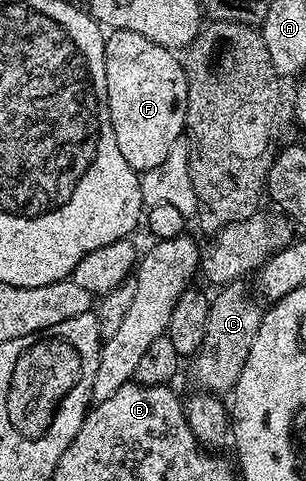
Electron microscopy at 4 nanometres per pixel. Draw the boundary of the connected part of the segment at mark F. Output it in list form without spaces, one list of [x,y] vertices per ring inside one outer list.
[[[110,30],[106,34],[104,48],[104,72],[108,88],[108,108],[112,120],[112,132],[116,132],[116,145],[124,160],[133,170],[139,172],[156,168],[168,156],[172,144],[183,137],[186,129],[186,101],[188,100],[188,80],[179,55],[175,51],[164,48],[148,36],[140,36],[140,32],[127,30]]]

